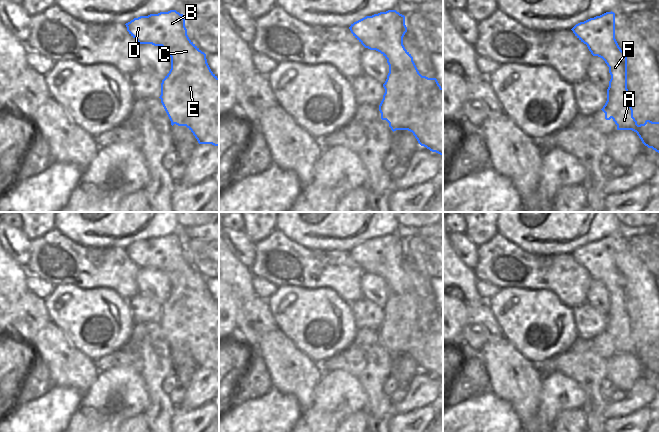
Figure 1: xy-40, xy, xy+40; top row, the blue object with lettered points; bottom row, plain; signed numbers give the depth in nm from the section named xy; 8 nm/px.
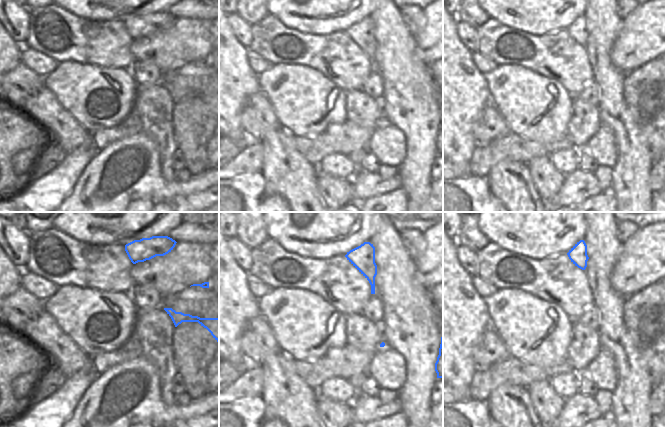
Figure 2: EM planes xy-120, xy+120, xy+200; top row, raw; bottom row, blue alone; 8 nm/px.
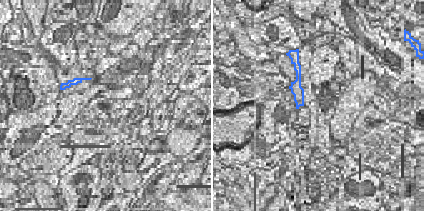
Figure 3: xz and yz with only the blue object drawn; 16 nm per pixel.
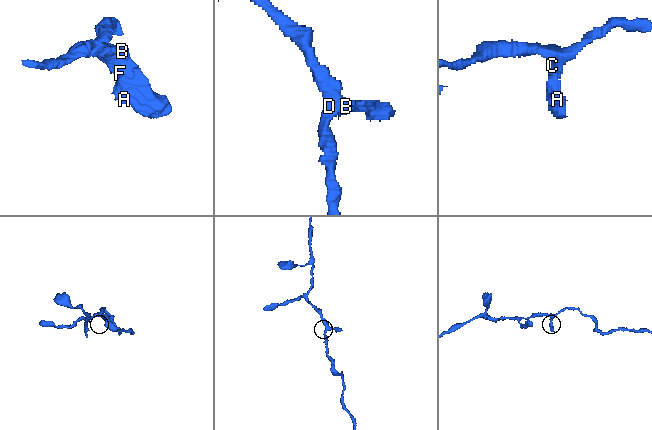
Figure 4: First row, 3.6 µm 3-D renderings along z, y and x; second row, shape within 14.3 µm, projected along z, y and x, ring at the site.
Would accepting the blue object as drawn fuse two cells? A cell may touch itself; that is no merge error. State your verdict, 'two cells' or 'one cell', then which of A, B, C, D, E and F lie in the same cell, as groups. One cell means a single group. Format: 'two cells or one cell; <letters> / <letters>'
one cell; A B C D E F

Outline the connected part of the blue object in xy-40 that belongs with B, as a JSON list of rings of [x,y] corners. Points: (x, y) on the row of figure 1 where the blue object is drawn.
[[[176,10],[150,14],[134,18],[125,24],[129,34],[139,44],[162,46],[171,57],[171,69],[161,83],[161,103],[171,121],[171,125],[186,126],[199,144],[219,146],[219,78],[211,71],[206,54],[188,37],[183,14]]]

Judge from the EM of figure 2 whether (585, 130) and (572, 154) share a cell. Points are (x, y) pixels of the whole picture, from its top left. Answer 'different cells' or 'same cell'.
different cells

